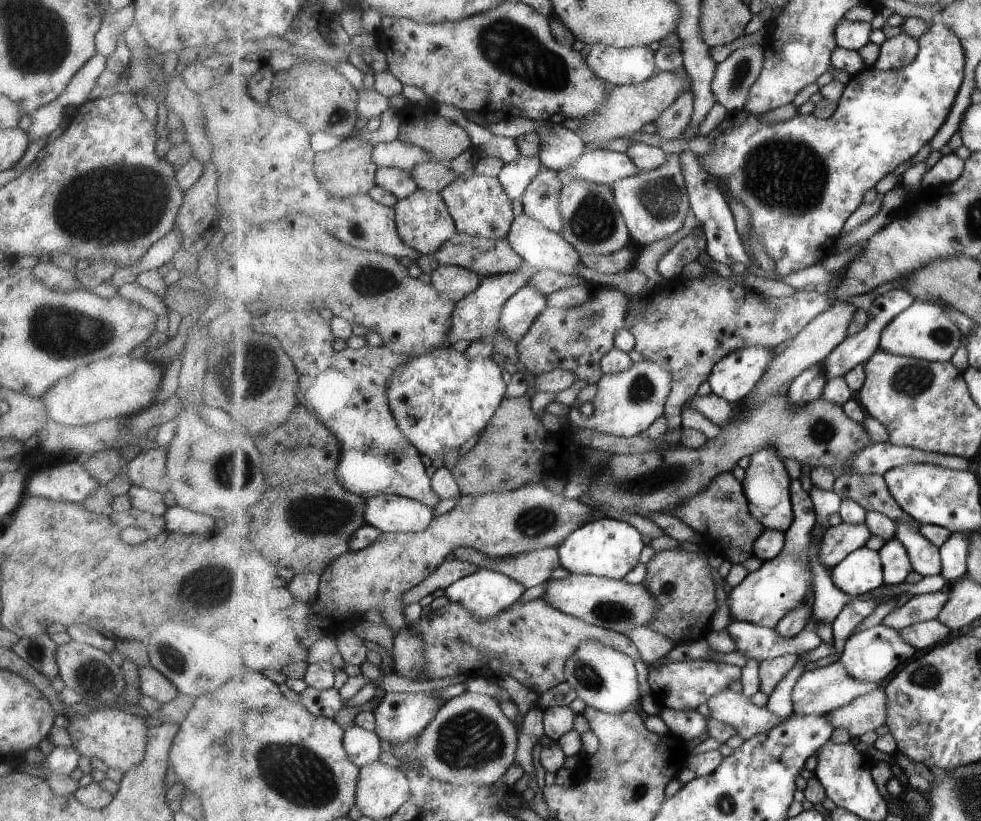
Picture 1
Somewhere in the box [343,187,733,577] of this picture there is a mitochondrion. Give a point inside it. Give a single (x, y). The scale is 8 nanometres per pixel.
(593, 221)

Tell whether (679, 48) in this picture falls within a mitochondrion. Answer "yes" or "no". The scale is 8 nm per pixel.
no

